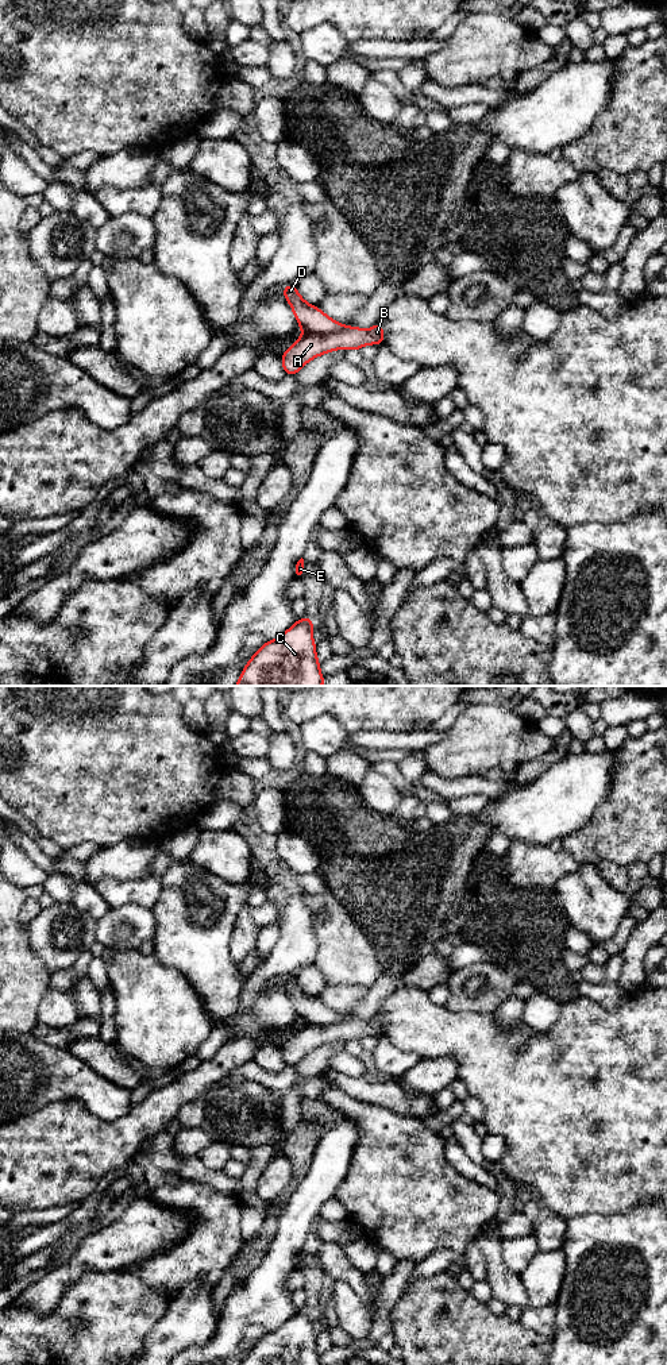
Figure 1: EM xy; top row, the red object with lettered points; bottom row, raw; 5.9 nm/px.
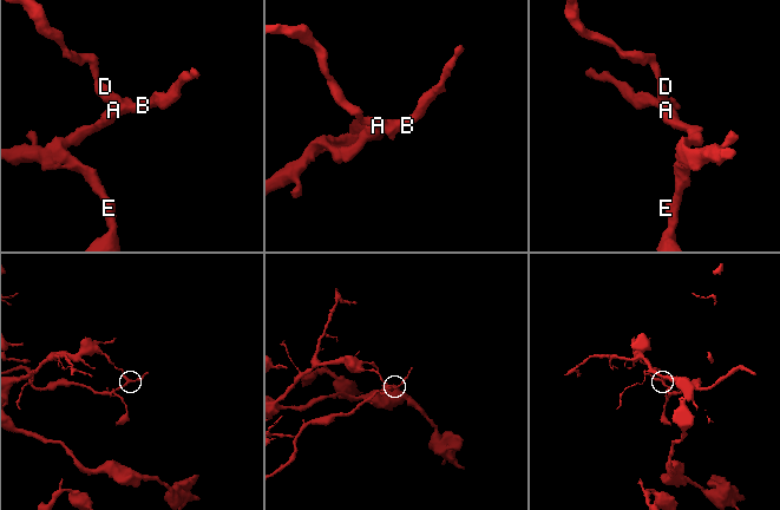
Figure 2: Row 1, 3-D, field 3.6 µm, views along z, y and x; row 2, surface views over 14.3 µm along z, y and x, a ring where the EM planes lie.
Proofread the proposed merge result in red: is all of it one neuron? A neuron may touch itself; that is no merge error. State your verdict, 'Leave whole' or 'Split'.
Split

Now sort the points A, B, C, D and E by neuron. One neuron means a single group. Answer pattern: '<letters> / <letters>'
A B C E / D

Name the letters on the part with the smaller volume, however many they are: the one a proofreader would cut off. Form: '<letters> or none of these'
A, B, C, E

